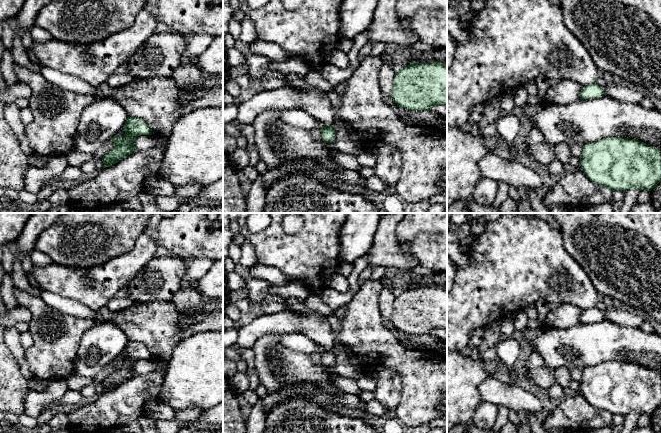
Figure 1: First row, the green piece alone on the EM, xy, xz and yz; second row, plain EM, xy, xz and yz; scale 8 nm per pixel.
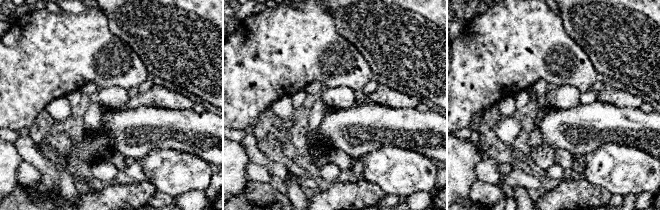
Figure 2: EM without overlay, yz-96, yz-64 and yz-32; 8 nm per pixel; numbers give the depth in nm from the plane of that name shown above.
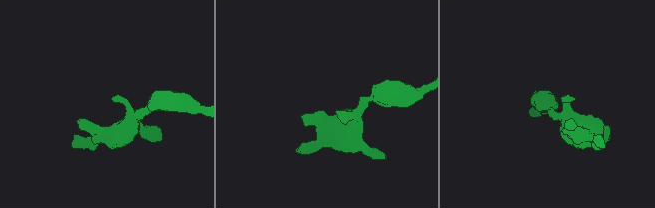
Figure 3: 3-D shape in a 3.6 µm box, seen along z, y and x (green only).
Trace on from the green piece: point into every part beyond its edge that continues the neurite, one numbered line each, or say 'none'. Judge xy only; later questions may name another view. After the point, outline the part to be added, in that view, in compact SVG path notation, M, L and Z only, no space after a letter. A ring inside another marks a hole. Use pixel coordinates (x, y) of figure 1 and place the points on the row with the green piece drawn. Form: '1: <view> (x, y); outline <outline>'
1: xy (67, 82); outline M41 67L38 71L47 81L52 84L56 84L64 90L69 90L81 94L90 94L95 87L91 86L88 82L74 77L72 75L64 74L60 71Z

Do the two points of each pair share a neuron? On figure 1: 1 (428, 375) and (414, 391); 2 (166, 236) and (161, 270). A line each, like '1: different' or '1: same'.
1: same
2: different

